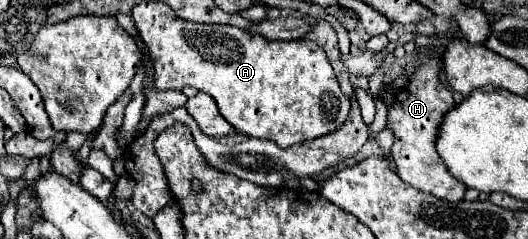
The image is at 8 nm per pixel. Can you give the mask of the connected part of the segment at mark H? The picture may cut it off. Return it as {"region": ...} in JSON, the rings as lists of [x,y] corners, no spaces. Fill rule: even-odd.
{"region":[[[426,58],[422,62],[422,66],[412,74],[406,88],[394,94],[394,102],[386,102],[388,108],[386,128],[394,132],[392,154],[398,166],[398,176],[412,188],[418,188],[422,192],[432,192],[432,196],[440,200],[460,202],[466,186],[448,174],[446,166],[442,164],[434,148],[440,120],[454,106],[452,92],[440,82],[442,68],[444,68],[442,60],[438,58]]]}

